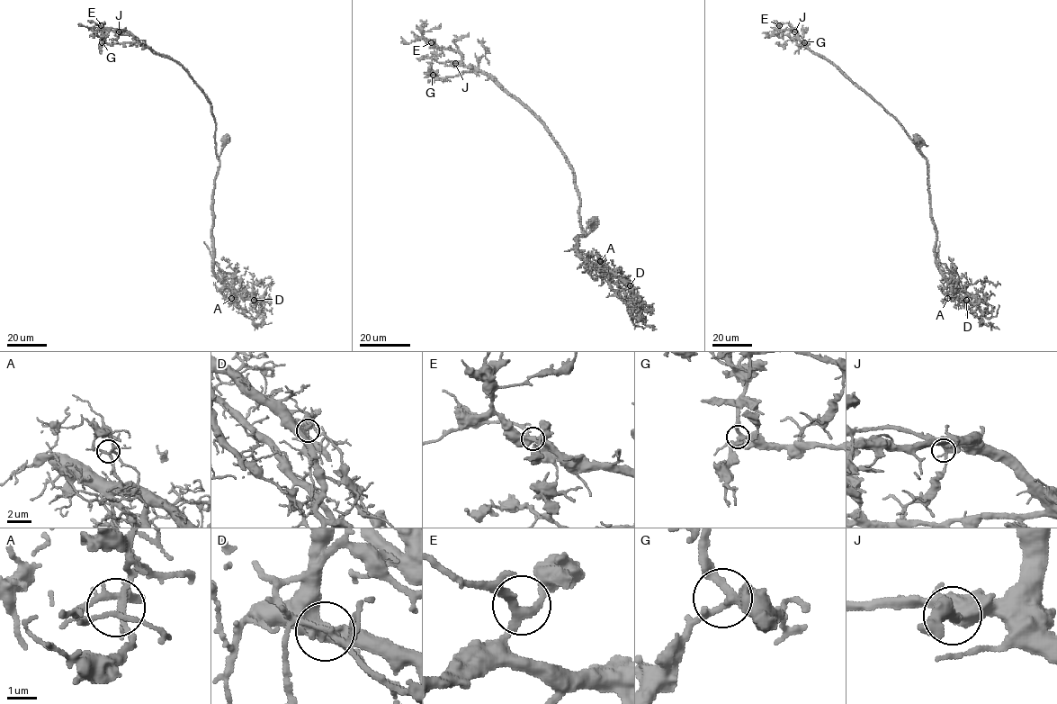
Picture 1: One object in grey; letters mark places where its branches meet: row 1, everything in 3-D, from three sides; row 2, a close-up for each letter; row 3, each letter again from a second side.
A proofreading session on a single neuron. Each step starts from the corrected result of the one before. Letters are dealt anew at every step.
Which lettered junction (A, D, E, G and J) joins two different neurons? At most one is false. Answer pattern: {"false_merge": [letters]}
{"false_merge": ["D"]}

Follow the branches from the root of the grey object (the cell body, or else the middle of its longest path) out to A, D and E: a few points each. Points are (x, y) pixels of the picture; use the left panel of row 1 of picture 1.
A: (228, 139), (219, 157), (215, 180), (212, 239), (213, 272), (234, 292), (231, 298)
D: (228, 139), (219, 157), (213, 196), (214, 262), (235, 276), (254, 300)
E: (228, 139), (219, 157), (215, 118), (210, 102), (180, 64), (155, 54), (124, 29), (103, 31), (101, 25)

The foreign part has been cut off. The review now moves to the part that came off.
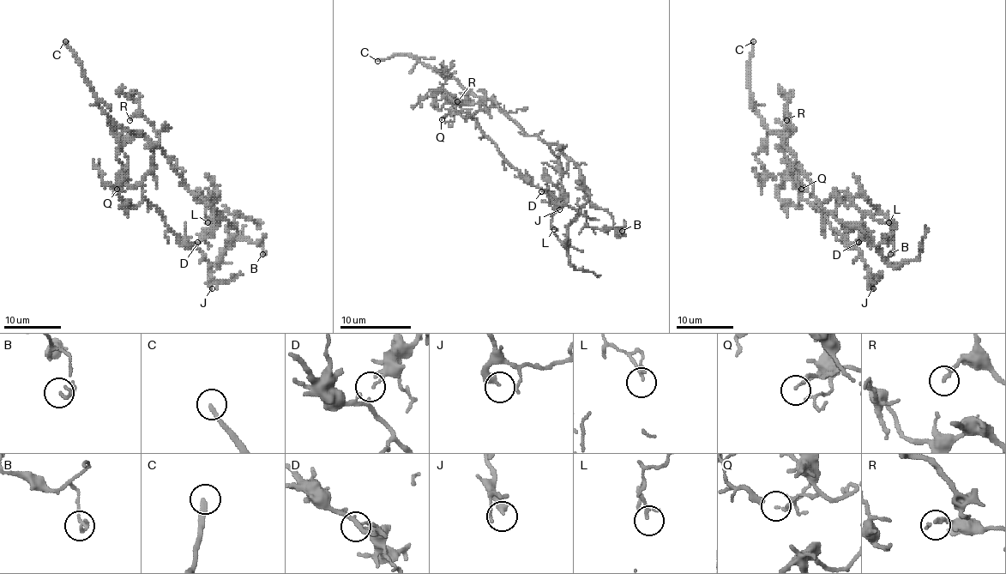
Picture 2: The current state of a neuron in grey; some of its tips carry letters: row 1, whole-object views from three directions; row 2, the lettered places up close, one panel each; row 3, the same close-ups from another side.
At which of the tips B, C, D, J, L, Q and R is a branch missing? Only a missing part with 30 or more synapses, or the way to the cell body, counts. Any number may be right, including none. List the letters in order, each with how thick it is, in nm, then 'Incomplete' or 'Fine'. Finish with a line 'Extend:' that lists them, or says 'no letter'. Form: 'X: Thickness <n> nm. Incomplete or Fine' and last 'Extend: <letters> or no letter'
B: Thickness 160 nm. Fine
C: Thickness 220 nm. Incomplete
D: Thickness 90 nm. Fine
J: Thickness 360 nm. Incomplete
L: Thickness 140 nm. Fine
Q: Thickness 110 nm. Fine
R: Thickness 200 nm. Fine
Extend: C, J

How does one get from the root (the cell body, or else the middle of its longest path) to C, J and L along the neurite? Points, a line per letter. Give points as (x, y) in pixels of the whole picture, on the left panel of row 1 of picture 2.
C: (167, 157), (157, 146), (153, 146), (141, 135), (123, 129), (103, 110), (84, 75), (81, 63), (65, 41)
J: (167, 157), (157, 146), (153, 148), (143, 196), (165, 225), (209, 262), (212, 288)
L: (167, 157), (201, 202), (210, 196), (213, 205), (210, 197), (216, 195), (214, 203), (206, 209), (207, 222)

